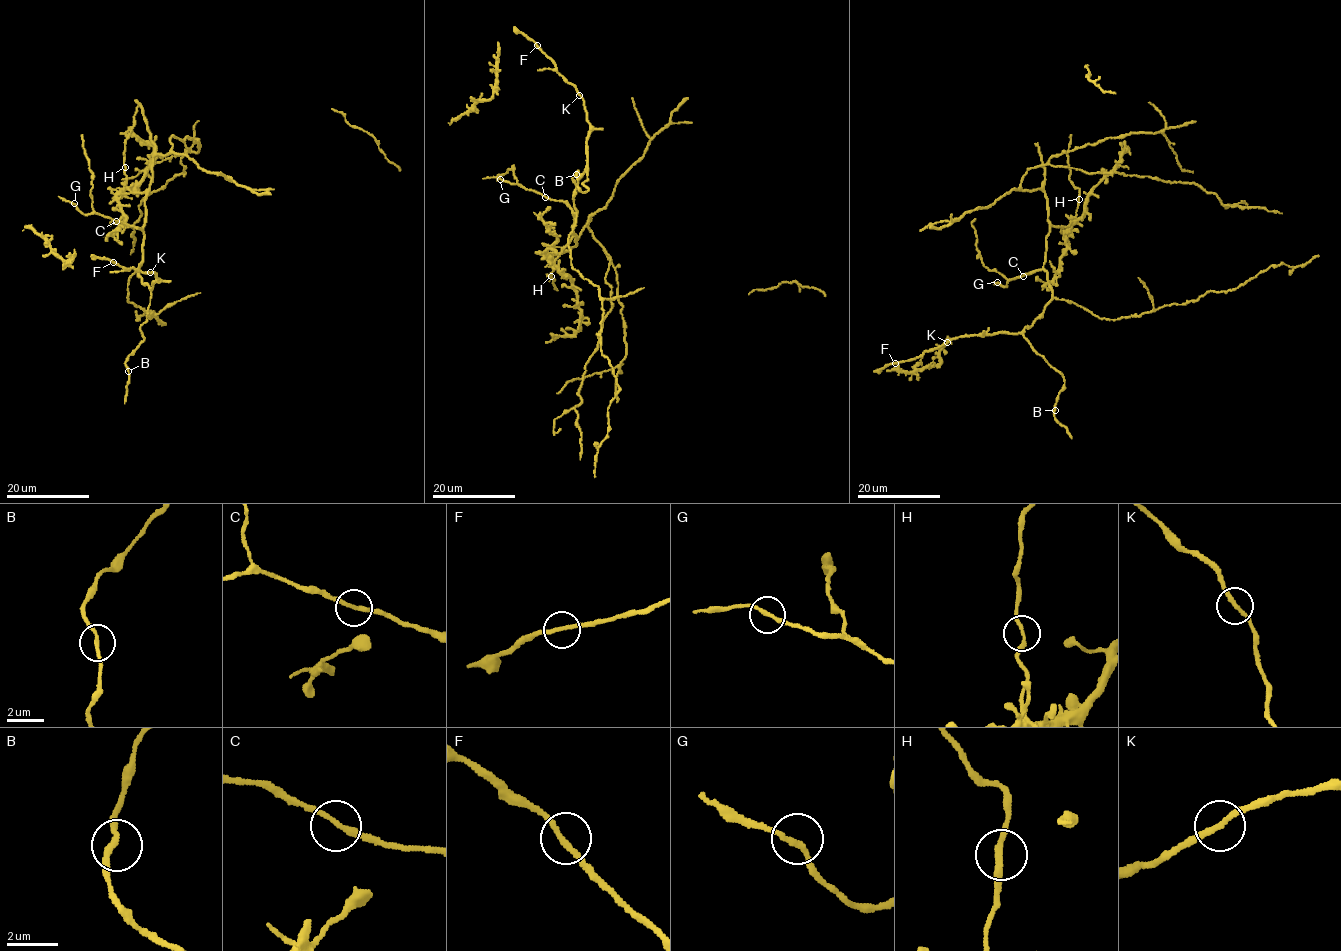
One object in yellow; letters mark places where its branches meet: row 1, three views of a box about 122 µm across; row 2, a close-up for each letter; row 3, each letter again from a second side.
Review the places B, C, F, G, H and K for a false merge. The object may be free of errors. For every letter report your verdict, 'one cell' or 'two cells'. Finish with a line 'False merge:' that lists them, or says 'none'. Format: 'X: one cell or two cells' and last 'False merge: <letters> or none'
B: one cell
C: one cell
F: one cell
G: one cell
H: one cell
K: one cell
False merge: none

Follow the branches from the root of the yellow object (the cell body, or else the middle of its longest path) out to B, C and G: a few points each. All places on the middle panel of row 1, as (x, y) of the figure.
B: (573, 225), (578, 211), (573, 201), (574, 190), (588, 168), (584, 192), (572, 179), (576, 174)
C: (573, 225), (575, 218), (572, 209), (562, 201), (545, 197)
G: (573, 225), (575, 218), (564, 202), (500, 179)

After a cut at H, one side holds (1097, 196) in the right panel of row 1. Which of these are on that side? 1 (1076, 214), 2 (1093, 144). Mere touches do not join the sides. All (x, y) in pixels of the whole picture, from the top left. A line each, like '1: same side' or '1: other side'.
1: same side
2: same side

